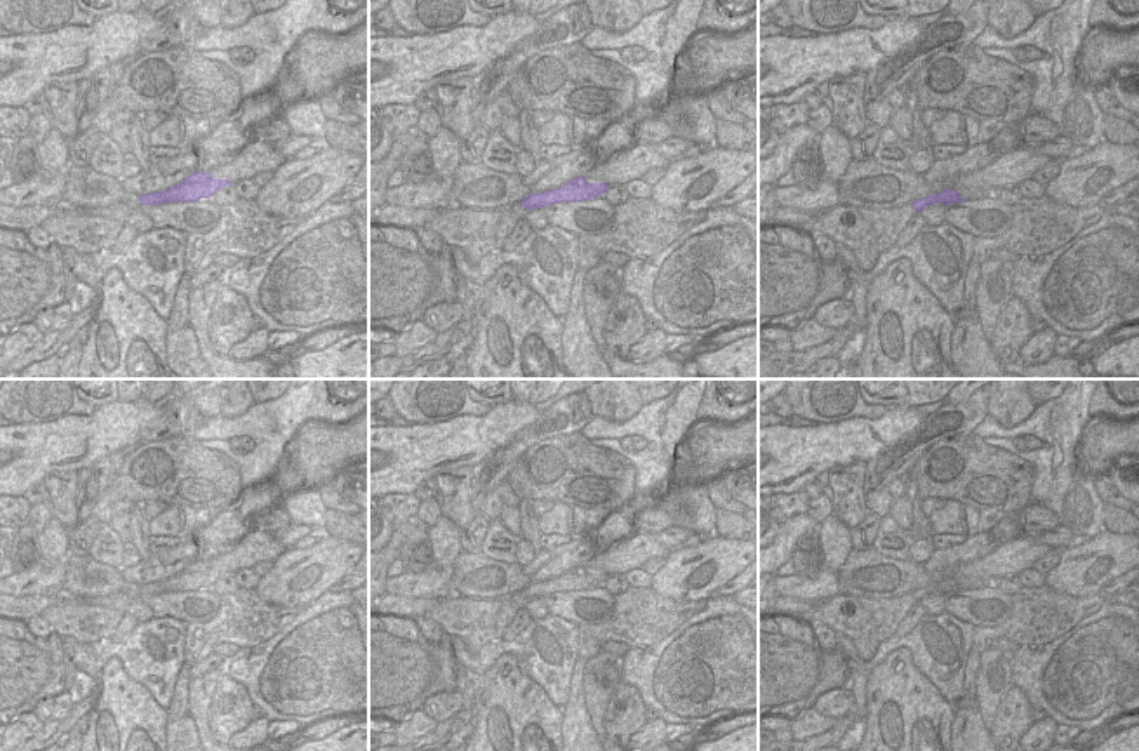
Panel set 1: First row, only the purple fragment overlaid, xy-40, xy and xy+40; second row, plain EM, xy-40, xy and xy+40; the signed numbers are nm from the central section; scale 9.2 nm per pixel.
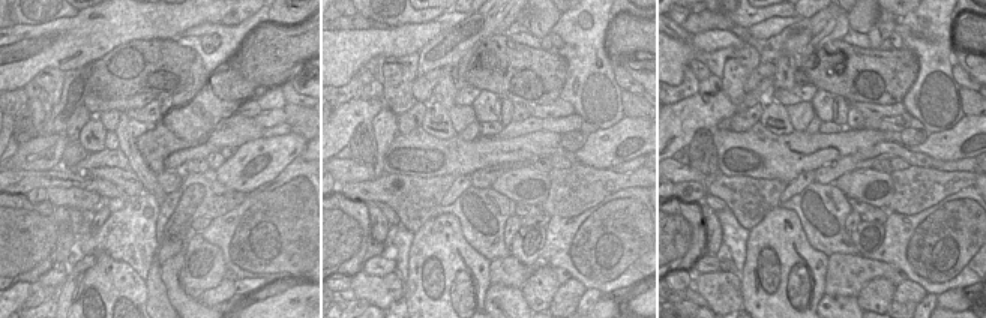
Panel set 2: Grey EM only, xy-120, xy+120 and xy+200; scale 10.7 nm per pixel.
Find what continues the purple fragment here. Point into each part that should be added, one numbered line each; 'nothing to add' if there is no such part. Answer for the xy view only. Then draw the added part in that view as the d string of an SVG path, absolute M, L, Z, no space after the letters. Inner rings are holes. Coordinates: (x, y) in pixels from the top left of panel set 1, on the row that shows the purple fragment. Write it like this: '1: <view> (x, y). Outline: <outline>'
1: xy (477, 232). Outline: M520 202L504 209L449 207L440 210L426 228L433 229L445 245L463 249L473 264L494 250L501 250L516 223L530 212Z

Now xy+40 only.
1: xy+40 (866, 232). Outline: M911 203L894 209L863 209L836 205L816 214L803 226L791 224L807 235L824 235L852 250L861 271L871 271L882 252L896 245L899 233L916 214Z

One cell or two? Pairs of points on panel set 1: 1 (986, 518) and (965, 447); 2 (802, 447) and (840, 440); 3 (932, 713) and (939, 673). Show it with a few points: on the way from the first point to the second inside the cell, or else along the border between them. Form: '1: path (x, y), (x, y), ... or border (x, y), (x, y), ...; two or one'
1: border (979, 510), (995, 510), (1000, 517); two
2: path (811, 447), (832, 444); one
3: border (912, 654), (912, 663), (952, 704); two

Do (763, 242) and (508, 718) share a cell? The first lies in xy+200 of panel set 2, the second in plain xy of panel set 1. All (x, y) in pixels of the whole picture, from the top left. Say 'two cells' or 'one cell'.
one cell

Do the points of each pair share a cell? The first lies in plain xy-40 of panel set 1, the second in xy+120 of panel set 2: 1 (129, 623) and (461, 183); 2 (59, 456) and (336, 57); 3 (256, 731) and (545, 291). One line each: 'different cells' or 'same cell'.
1: same cell
2: same cell
3: different cells

